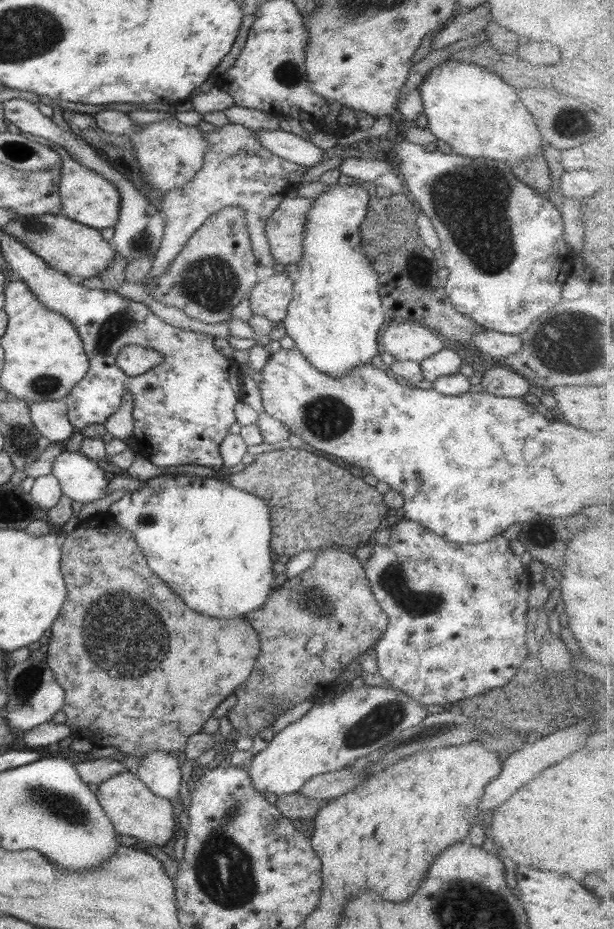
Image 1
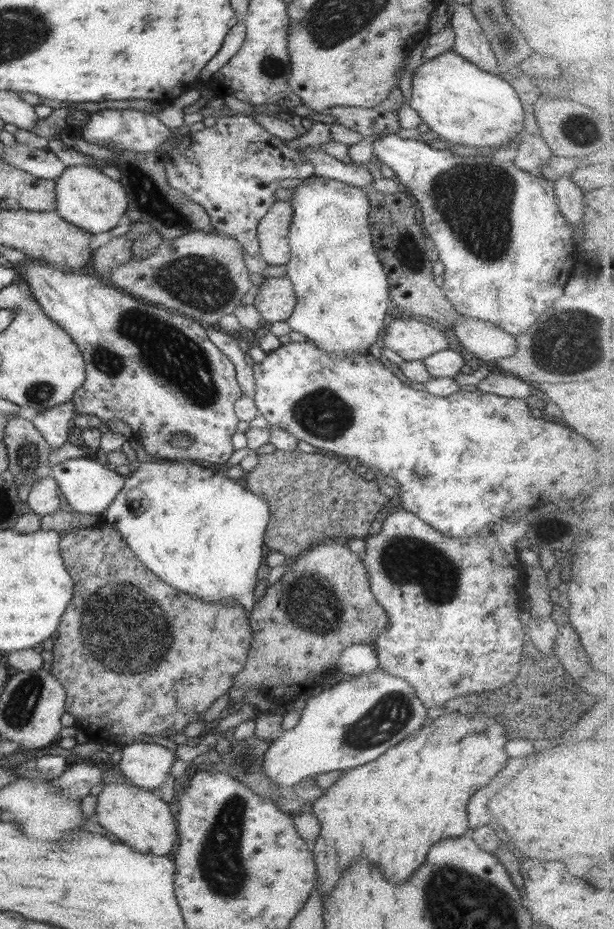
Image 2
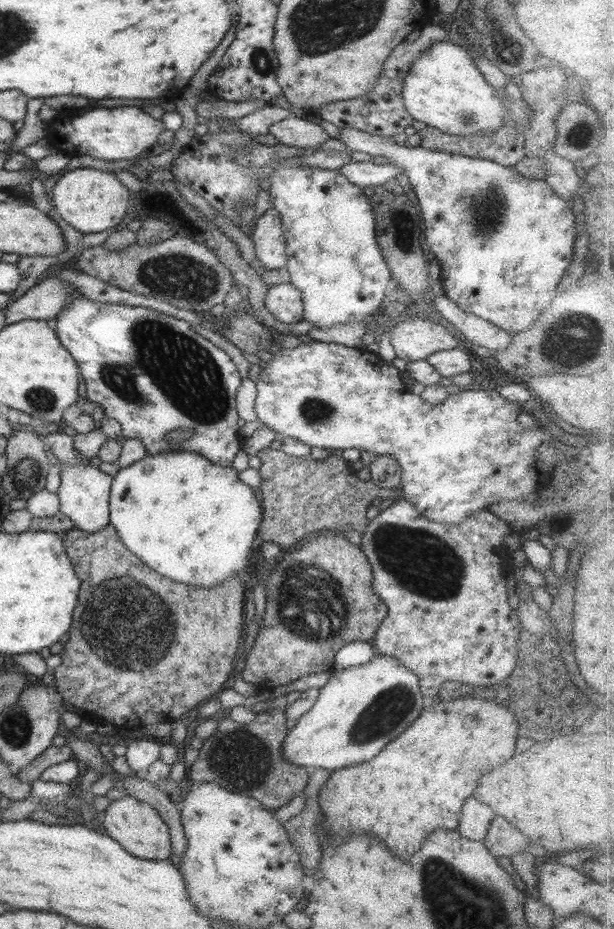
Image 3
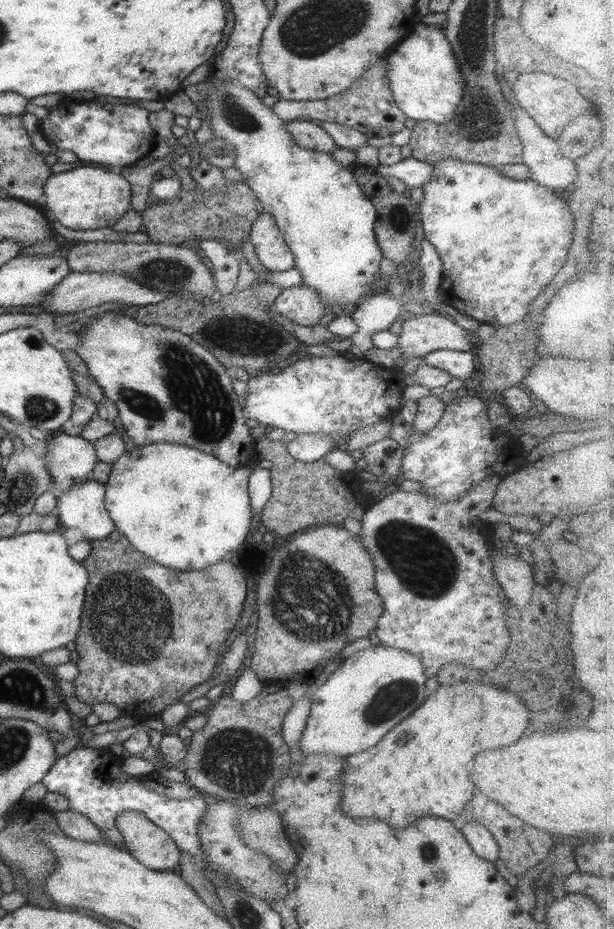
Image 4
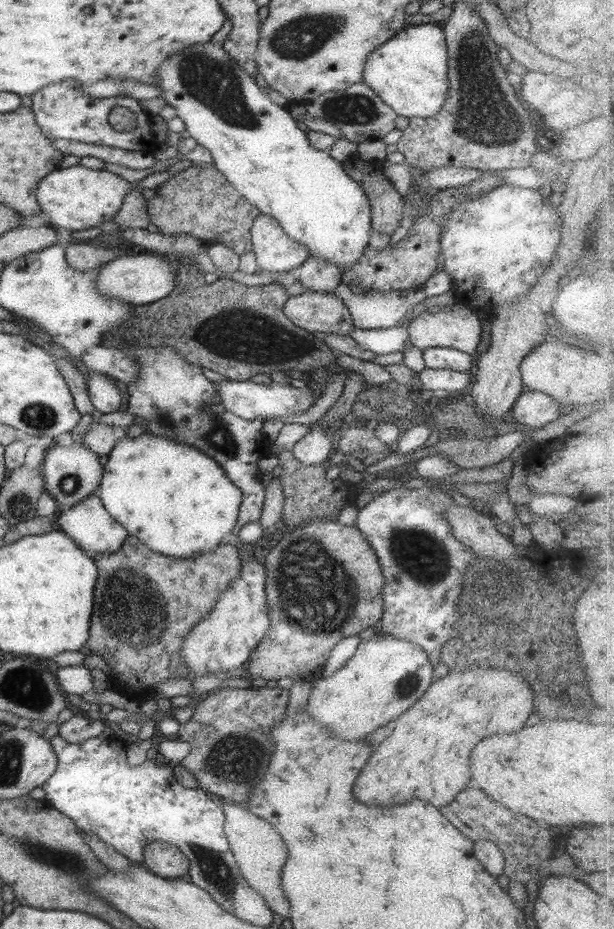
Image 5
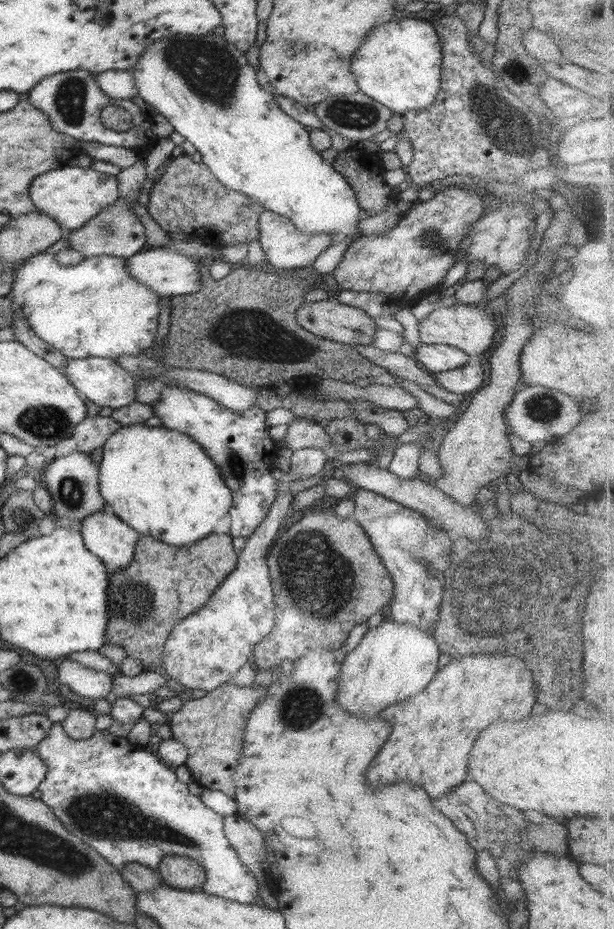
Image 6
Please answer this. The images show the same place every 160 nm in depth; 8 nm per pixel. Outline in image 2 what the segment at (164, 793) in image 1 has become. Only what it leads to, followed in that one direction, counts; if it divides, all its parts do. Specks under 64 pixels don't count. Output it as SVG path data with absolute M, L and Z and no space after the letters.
M130 743L118 748L121 750L121 758L114 766L132 785L147 791L154 790L170 775L169 768L175 760L175 753L166 747Z

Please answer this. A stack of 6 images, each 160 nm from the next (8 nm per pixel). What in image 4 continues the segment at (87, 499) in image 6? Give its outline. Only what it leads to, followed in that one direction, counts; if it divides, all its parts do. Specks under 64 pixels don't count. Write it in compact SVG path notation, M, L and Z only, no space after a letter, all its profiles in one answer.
M57 434L50 441L50 464L47 467L52 482L66 491L71 485L80 483L91 476L91 470L97 462L93 443L79 435Z

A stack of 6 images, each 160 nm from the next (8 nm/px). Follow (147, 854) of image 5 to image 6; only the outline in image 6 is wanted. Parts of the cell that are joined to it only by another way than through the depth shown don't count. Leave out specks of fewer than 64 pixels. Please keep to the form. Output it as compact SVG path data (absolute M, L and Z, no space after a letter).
M179 855L162 856L156 867L160 880L171 888L192 890L195 886L203 886L204 871L193 859Z

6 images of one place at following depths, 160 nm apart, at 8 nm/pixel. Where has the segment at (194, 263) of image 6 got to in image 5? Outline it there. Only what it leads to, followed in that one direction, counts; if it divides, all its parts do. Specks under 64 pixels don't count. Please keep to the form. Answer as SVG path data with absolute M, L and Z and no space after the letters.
M132 253L99 267L98 273L94 276L94 287L100 294L132 306L149 304L153 300L167 296L167 292L171 292L174 287L174 272L164 255L155 257Z

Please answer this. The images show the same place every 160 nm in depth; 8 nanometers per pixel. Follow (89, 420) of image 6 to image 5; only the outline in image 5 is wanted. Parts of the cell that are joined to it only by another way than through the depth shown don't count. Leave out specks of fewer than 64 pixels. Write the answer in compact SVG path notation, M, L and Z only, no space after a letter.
M93 422L79 442L100 457L107 456L111 449L124 438L126 438L126 427L103 426Z

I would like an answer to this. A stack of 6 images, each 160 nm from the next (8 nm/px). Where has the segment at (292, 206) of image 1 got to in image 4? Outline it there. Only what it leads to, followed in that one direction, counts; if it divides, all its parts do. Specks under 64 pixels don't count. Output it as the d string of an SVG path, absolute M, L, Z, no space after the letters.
M260 213L251 224L249 238L257 260L268 271L283 272L294 268L293 255L278 233L275 220L268 213Z

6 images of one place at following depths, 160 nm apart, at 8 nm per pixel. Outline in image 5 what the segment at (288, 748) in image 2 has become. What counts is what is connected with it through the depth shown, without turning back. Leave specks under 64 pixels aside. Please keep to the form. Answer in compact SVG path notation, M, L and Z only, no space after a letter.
M392 636L360 640L353 655L332 676L311 683L307 711L312 722L323 727L331 739L361 740L401 712L411 708L433 682L433 669L422 650Z

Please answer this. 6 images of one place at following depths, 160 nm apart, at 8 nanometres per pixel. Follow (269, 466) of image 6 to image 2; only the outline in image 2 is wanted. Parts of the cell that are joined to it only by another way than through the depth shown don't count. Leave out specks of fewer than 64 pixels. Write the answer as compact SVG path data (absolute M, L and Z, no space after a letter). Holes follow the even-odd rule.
M32 259L16 266L19 282L28 286L30 295L37 301L37 304L42 308L45 316L54 324L57 324L65 334L71 337L71 340L77 345L81 351L84 360L85 378L83 384L73 393L70 401L72 404L72 411L75 414L92 414L95 418L105 422L109 419L119 419L129 425L133 438L142 441L143 450L151 458L160 458L161 460L203 460L209 464L223 465L233 452L230 443L230 438L236 432L236 425L240 421L234 413L234 403L236 399L242 397L241 389L235 380L235 371L233 363L220 351L213 343L207 338L205 330L201 324L185 317L184 315L177 314L170 310L160 308L154 304L147 304L134 298L129 294L115 289L110 284L106 283L98 276L90 277L89 275L78 275L75 271L61 270L60 268L54 269L53 267L41 266L37 261ZM174 434L185 434L191 438L191 444L185 447L174 447L170 444L171 437Z

